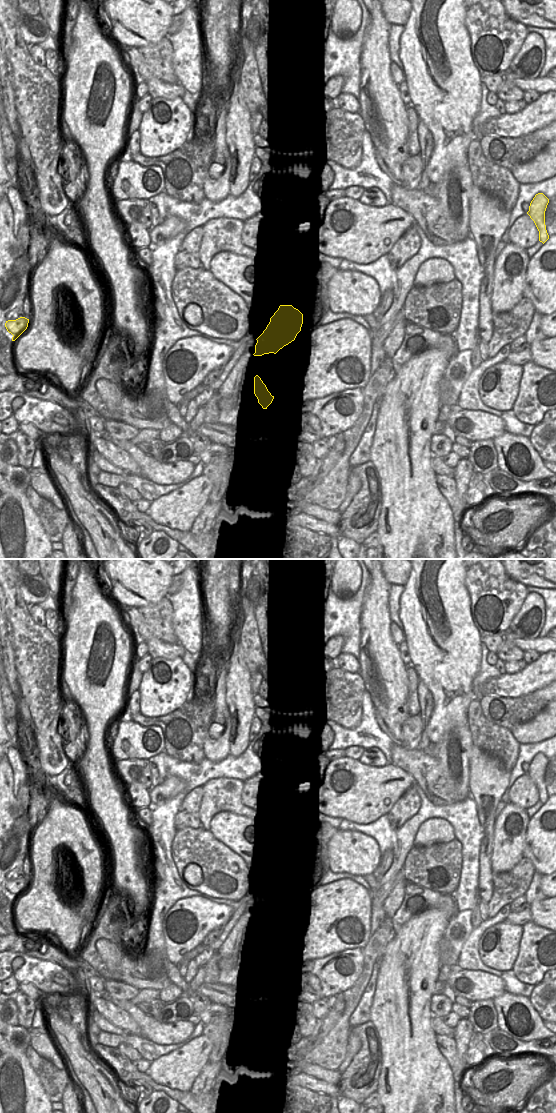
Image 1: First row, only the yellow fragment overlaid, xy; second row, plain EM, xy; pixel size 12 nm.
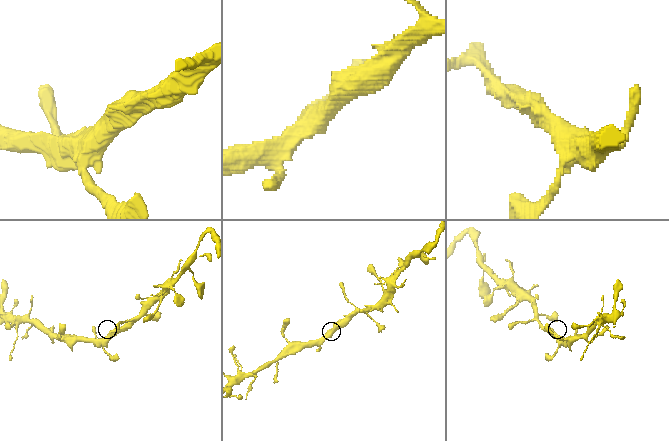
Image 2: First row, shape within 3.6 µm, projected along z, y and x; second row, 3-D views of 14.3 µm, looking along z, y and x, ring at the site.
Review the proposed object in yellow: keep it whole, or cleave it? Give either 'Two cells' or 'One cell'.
One cell.

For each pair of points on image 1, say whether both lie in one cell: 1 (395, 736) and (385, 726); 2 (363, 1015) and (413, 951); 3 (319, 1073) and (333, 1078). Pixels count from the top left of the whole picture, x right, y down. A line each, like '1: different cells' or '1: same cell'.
1: same cell
2: different cells
3: same cell

